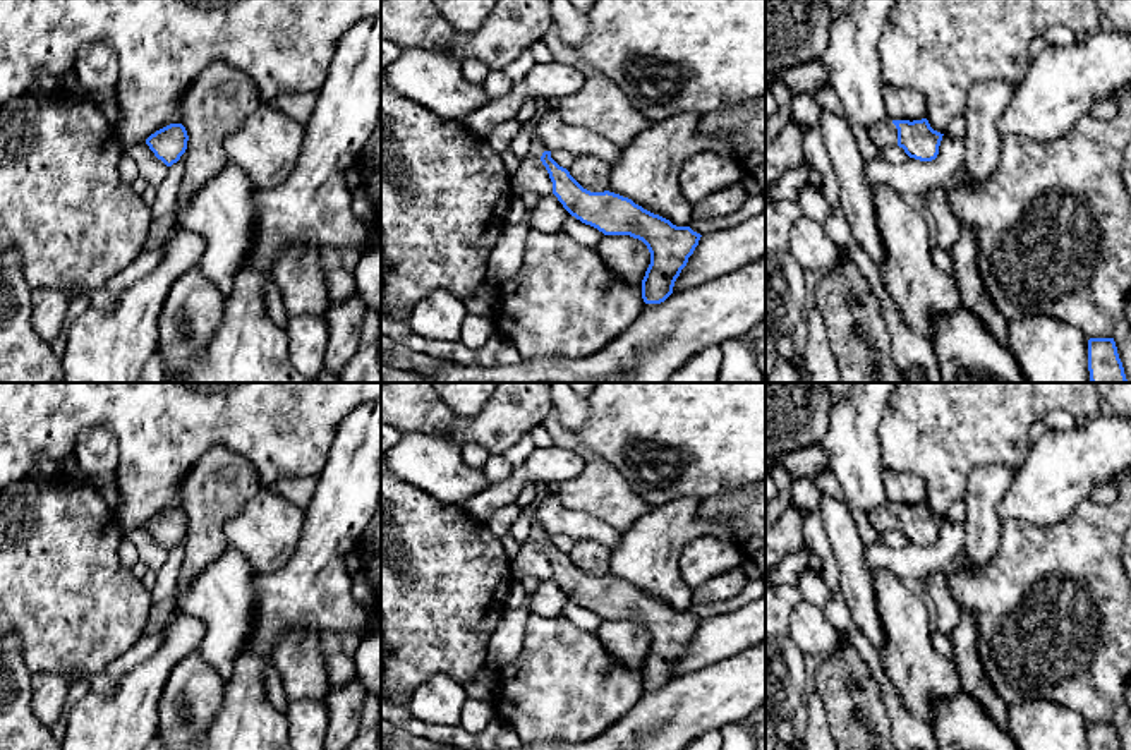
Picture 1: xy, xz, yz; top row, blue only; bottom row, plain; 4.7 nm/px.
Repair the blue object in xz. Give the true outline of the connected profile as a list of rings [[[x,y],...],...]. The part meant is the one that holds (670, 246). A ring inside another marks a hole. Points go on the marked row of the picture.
[[[544,151],[541,161],[553,182],[553,194],[572,216],[604,235],[630,235],[647,245],[650,264],[642,280],[642,299],[645,304],[664,302],[702,235],[690,227],[676,227],[620,194],[584,189],[551,158],[551,151]]]

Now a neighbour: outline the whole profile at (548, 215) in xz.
[[[554,194],[542,196],[537,204],[529,213],[530,228],[541,230],[544,233],[563,232],[565,218],[570,213],[563,208]]]

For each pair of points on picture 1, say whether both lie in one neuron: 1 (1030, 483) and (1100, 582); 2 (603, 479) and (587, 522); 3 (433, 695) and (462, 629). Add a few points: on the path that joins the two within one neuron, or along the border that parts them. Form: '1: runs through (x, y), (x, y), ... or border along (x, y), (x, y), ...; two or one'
1: border along (1088, 498), (1051, 524), (1032, 526), (1015, 520); two
2: border along (555, 493), (567, 507), (603, 519), (620, 534); two
3: border along (462, 683), (445, 675), (433, 675), (409, 699); two

